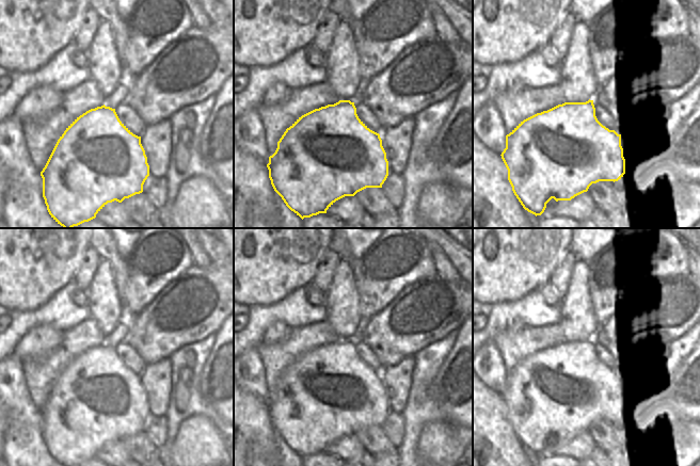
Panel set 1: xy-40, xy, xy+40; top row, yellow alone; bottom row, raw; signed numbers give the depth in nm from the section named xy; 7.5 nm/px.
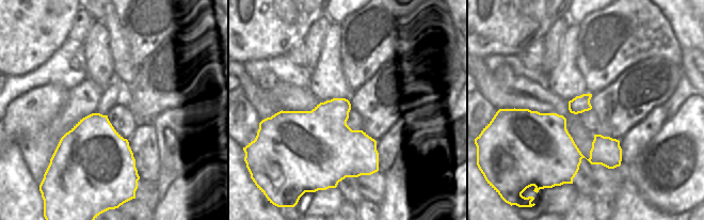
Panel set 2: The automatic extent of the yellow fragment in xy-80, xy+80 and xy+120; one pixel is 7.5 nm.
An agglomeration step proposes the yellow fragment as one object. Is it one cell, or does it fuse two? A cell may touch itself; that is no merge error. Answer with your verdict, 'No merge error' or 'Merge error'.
No merge error

